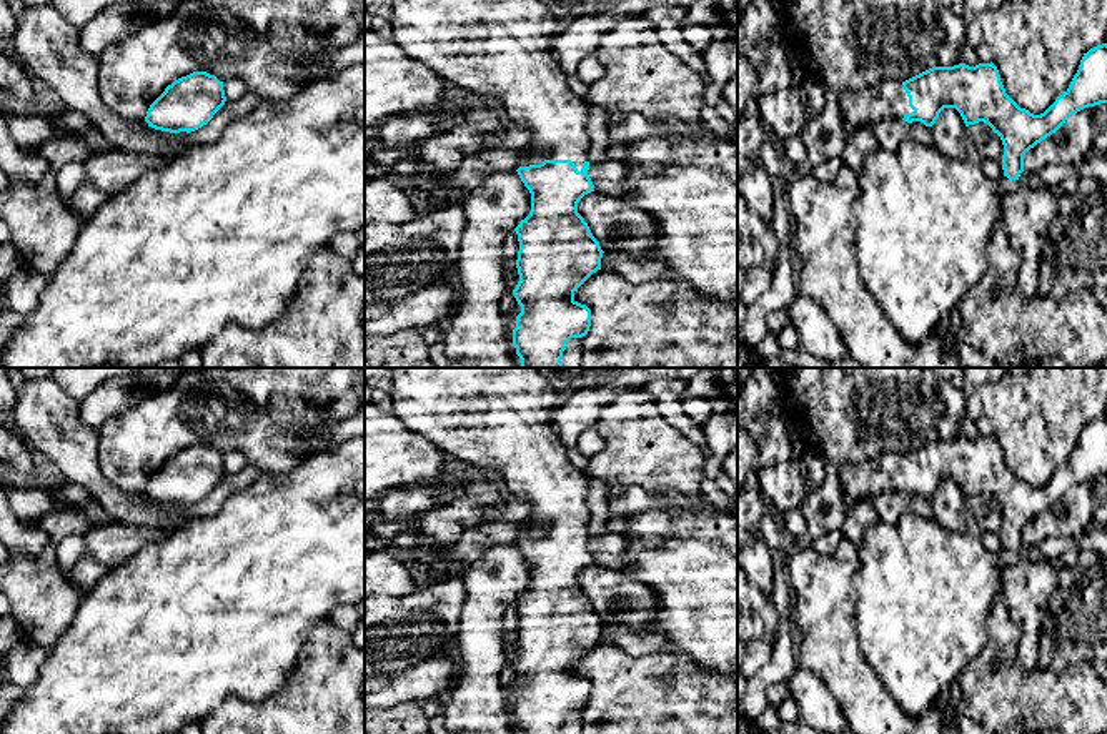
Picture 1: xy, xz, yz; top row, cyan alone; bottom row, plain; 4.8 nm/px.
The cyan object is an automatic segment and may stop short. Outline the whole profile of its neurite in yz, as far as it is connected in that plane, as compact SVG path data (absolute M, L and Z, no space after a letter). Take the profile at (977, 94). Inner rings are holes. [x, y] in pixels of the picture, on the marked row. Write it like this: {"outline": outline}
{"outline": "M1107 43L1084 53L1069 88L1040 115L1020 108L1005 93L992 62L932 67L906 82L882 80L837 97L842 120L859 128L882 120L932 126L944 108L956 108L966 126L984 122L1002 140L1002 170L1009 180L1019 180L1030 148L1070 115L1100 103L1107 103Z"}

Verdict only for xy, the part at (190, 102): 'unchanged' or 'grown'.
unchanged

